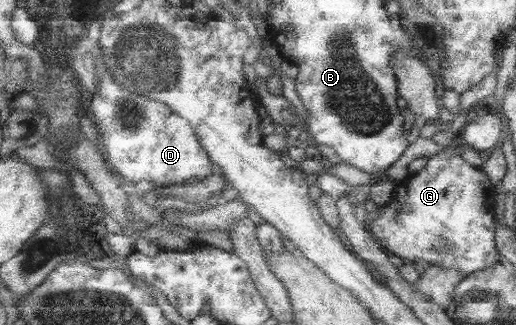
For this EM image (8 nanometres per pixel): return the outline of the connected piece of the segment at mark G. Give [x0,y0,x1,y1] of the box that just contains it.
[367,146,500,277]

